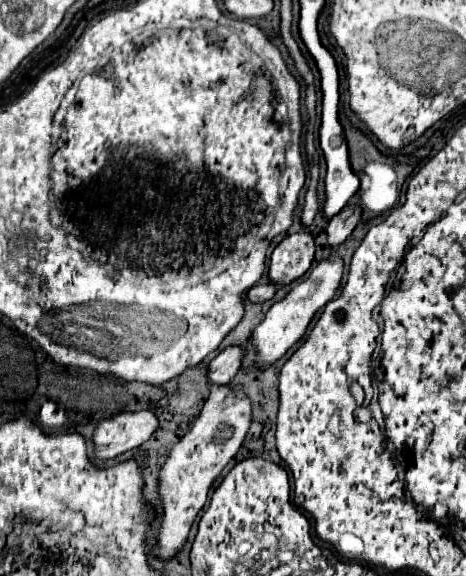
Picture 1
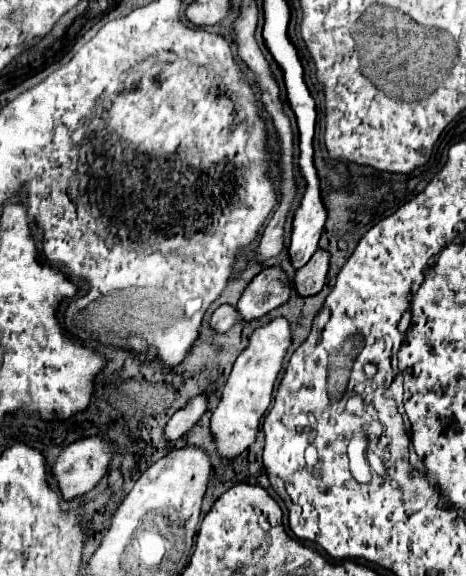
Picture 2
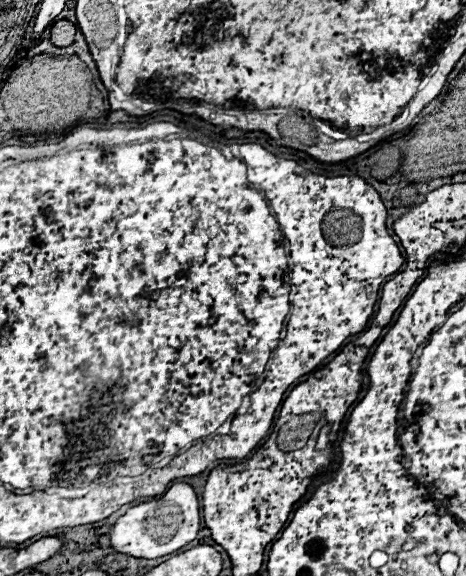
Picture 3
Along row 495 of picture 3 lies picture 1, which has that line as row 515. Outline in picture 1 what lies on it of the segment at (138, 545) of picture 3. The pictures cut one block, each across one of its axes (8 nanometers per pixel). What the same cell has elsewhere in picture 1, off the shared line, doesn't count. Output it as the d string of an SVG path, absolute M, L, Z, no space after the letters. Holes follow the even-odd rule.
M216 384L210 392L210 398L206 400L200 416L194 420L192 430L172 448L168 460L162 466L160 472L160 496L162 496L162 524L160 524L160 536L158 546L152 550L152 554L160 558L170 558L176 554L176 550L186 542L186 536L190 532L190 526L200 512L200 508L206 504L208 490L212 482L220 476L224 466L234 458L238 452L242 440L246 438L250 424L252 424L252 402L248 396L234 396L238 388L230 384ZM220 424L230 424L234 428L234 434L224 444L214 444L212 436Z

